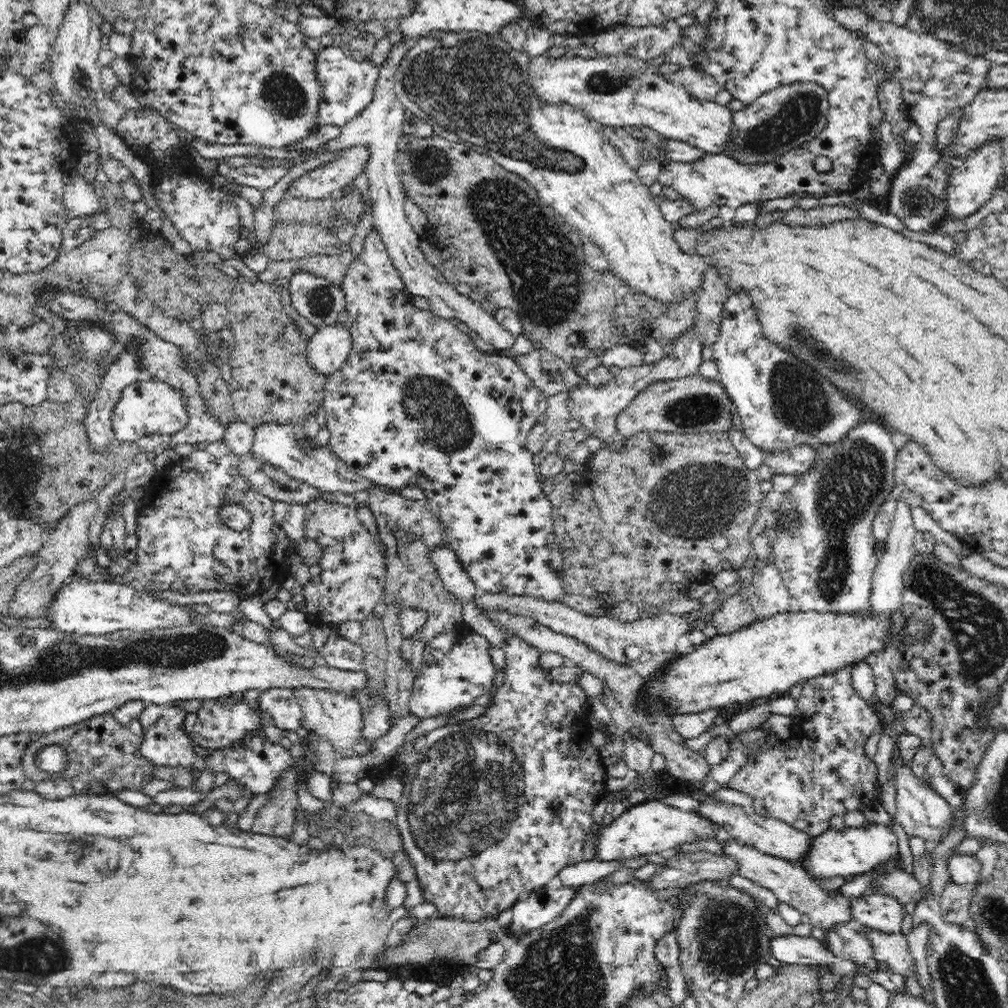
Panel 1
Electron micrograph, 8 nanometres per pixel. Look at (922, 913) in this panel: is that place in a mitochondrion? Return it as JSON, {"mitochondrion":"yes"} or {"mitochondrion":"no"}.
{"mitochondrion":"no"}

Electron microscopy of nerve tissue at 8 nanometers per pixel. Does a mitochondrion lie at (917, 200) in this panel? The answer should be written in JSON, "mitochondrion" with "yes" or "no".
{"mitochondrion":"yes"}

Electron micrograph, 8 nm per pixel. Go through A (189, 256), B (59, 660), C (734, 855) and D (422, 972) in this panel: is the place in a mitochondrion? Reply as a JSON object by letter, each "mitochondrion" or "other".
{"A":"other","B":"mitochondrion","C":"other","D":"other"}

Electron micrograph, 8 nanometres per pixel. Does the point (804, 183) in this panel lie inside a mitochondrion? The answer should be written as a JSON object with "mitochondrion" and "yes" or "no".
{"mitochondrion":"no"}

